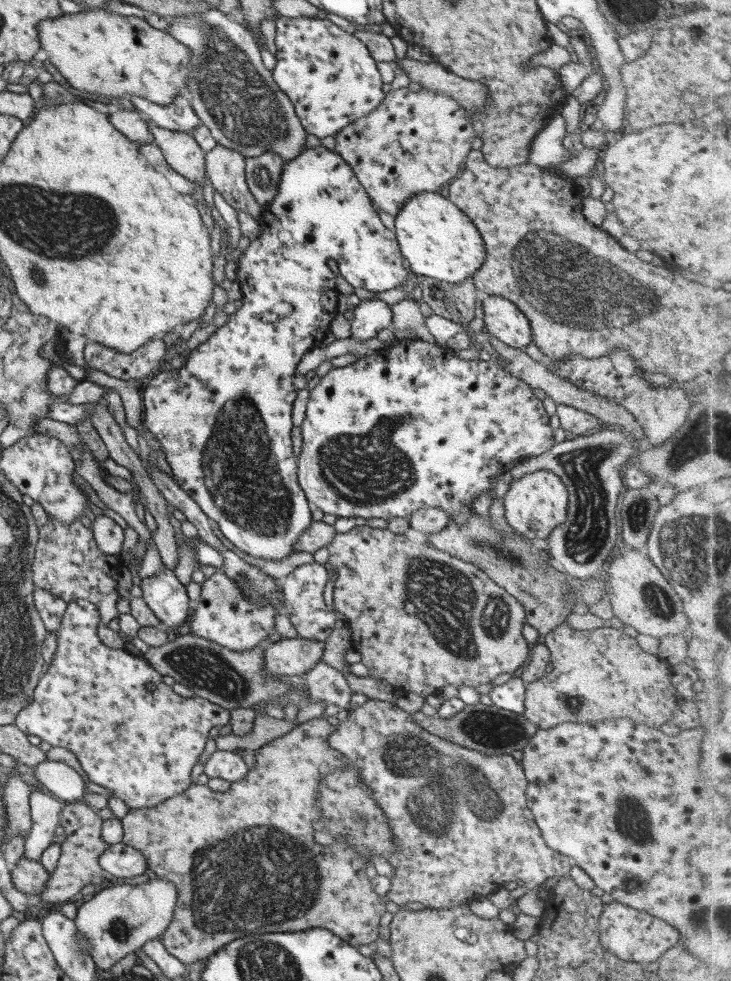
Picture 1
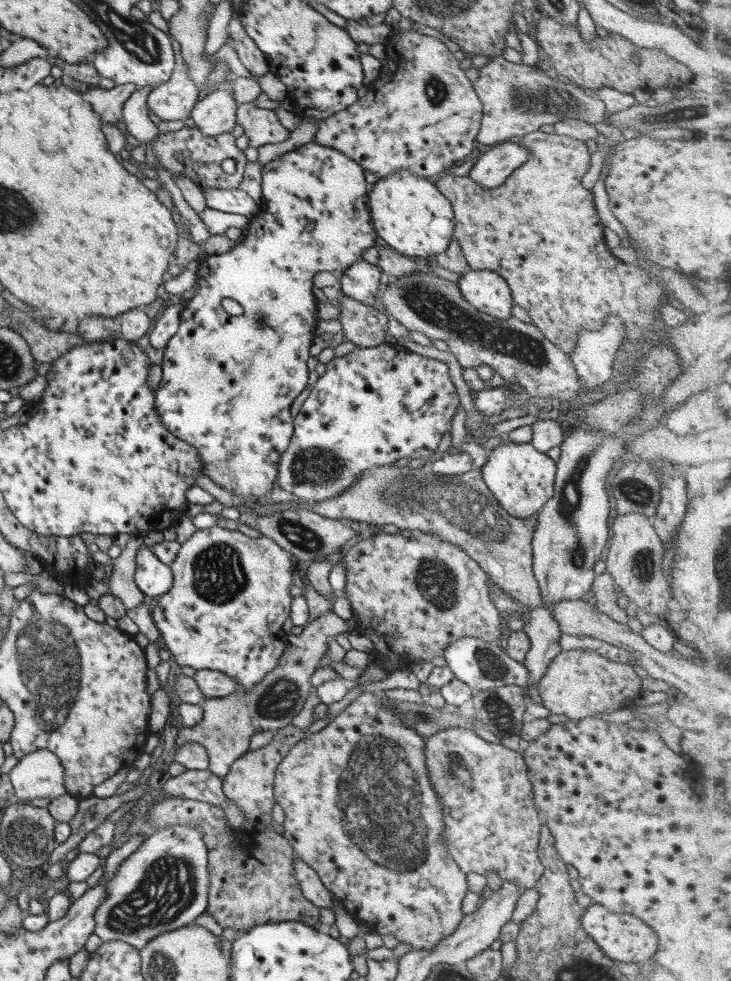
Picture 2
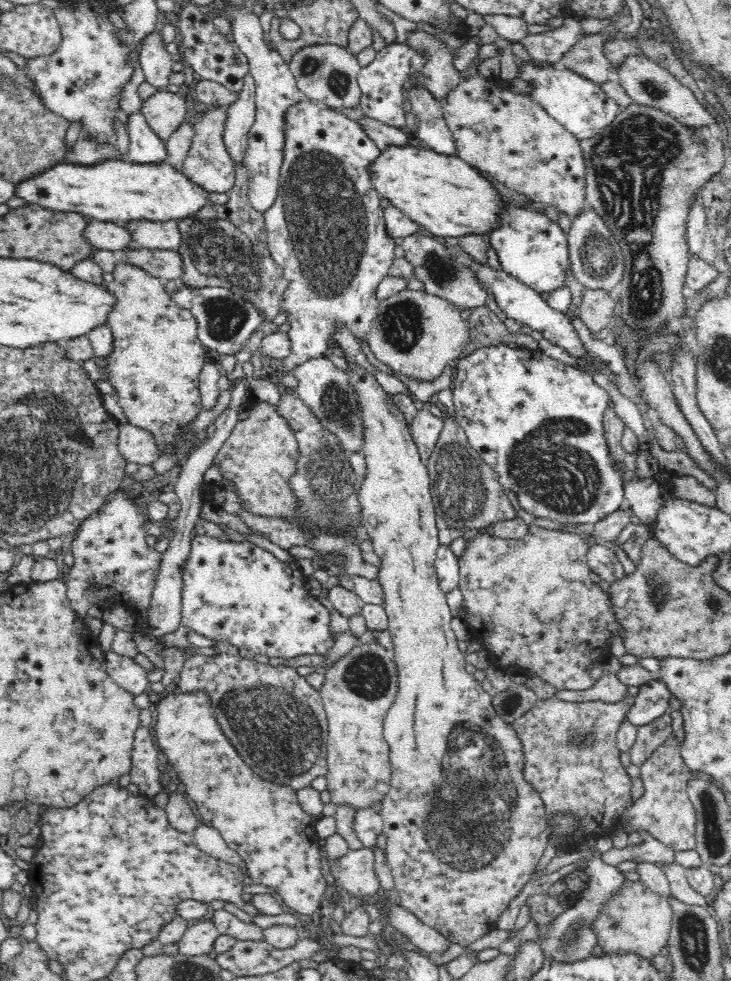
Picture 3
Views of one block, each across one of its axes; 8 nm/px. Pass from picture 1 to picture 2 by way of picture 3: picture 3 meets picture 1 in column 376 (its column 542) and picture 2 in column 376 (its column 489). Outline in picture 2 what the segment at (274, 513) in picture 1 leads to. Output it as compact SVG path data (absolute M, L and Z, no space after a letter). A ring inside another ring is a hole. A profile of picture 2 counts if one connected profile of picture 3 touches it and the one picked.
M315 141L303 143L294 150L281 154L277 159L262 165L261 168L261 193L263 201L259 205L257 214L248 219L247 227L242 230L240 243L225 253L207 255L197 261L196 282L193 297L186 300L186 304L179 314L178 329L163 347L162 361L160 362L161 376L157 388L154 390L154 403L156 412L160 414L163 427L196 451L201 459L201 473L208 476L213 482L225 490L242 497L263 497L272 486L275 486L277 475L277 461L287 449L288 442L293 434L292 416L290 415L291 403L301 393L307 384L309 367L306 365L308 352L315 338L313 334L317 318L315 317L316 298L313 296L311 286L313 275L317 272L333 272L347 269L355 261L361 259L363 250L381 243L376 233L372 230L371 216L367 205L367 192L369 185L365 183L363 170L351 158L341 154L340 151L330 146L323 146ZM221 298L232 298L243 308L240 316L228 316L220 307Z

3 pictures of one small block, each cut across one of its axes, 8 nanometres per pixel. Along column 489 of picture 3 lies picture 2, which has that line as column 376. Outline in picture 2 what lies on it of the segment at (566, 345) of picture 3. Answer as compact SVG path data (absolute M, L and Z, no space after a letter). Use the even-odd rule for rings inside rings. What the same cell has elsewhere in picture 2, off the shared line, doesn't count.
M359 259L343 270L339 277L340 290L364 305L370 304L380 284L381 274L383 273L377 265Z

